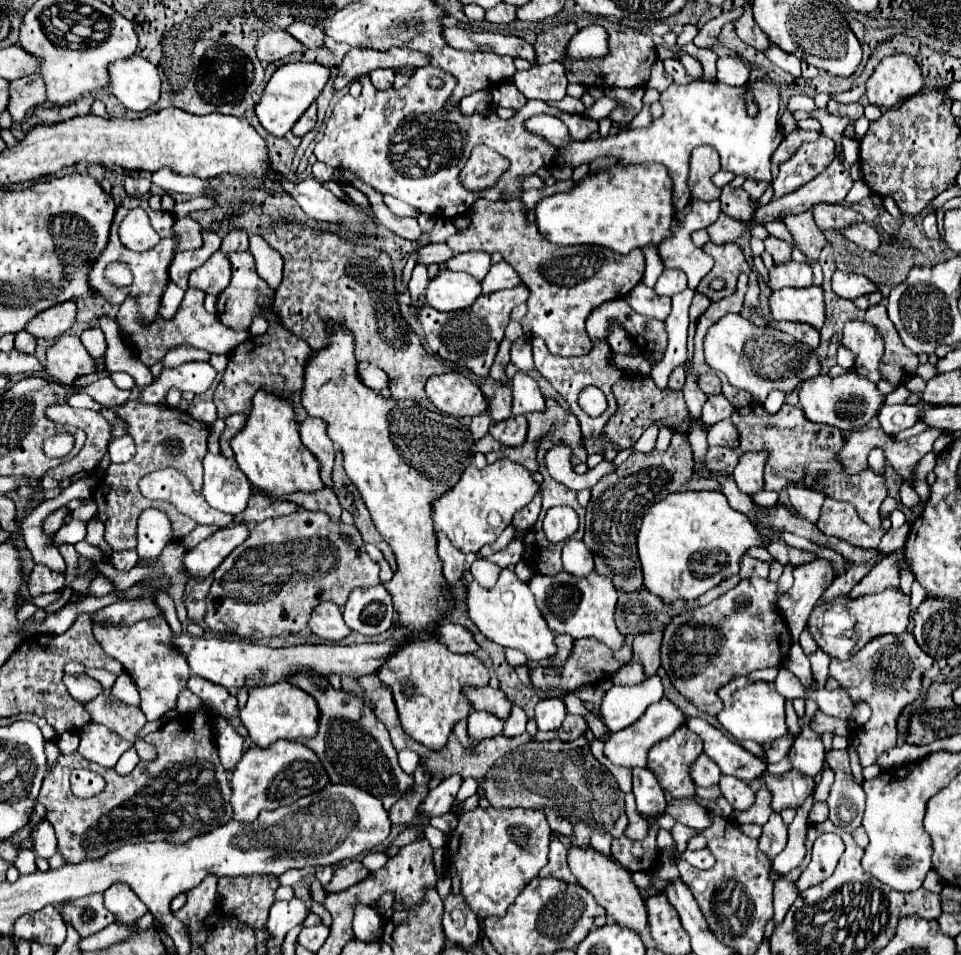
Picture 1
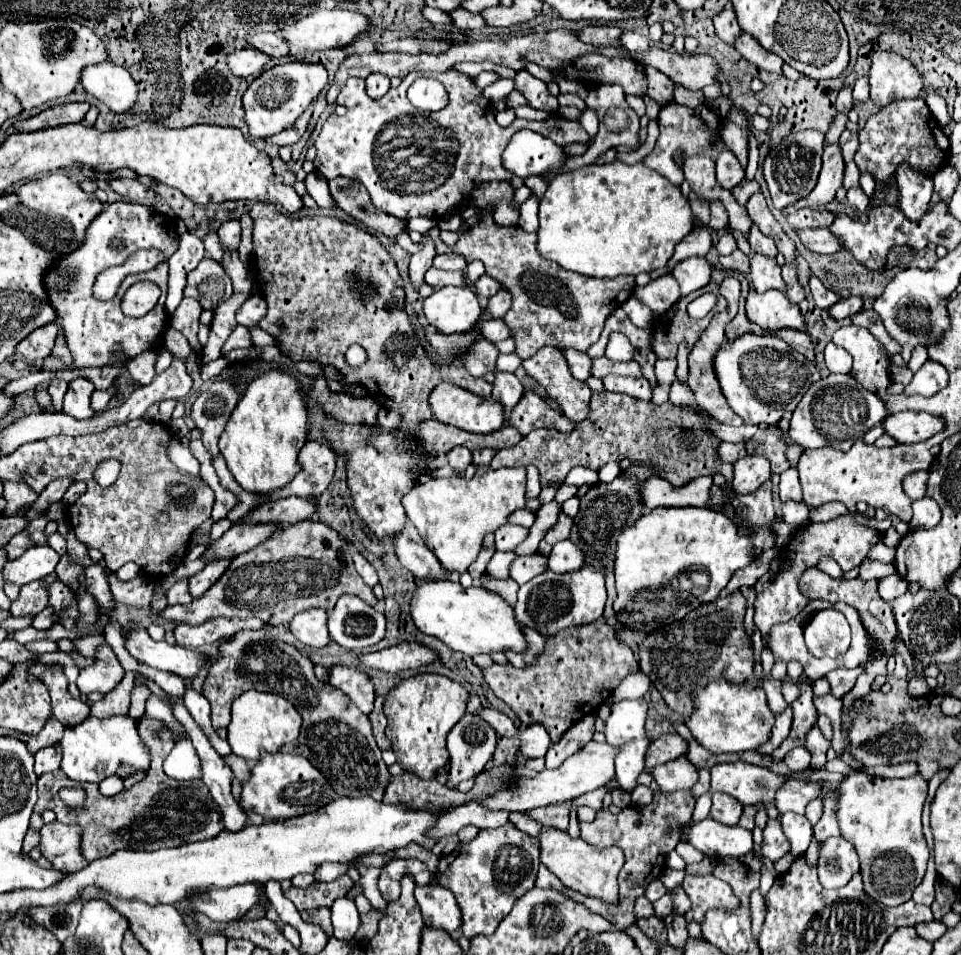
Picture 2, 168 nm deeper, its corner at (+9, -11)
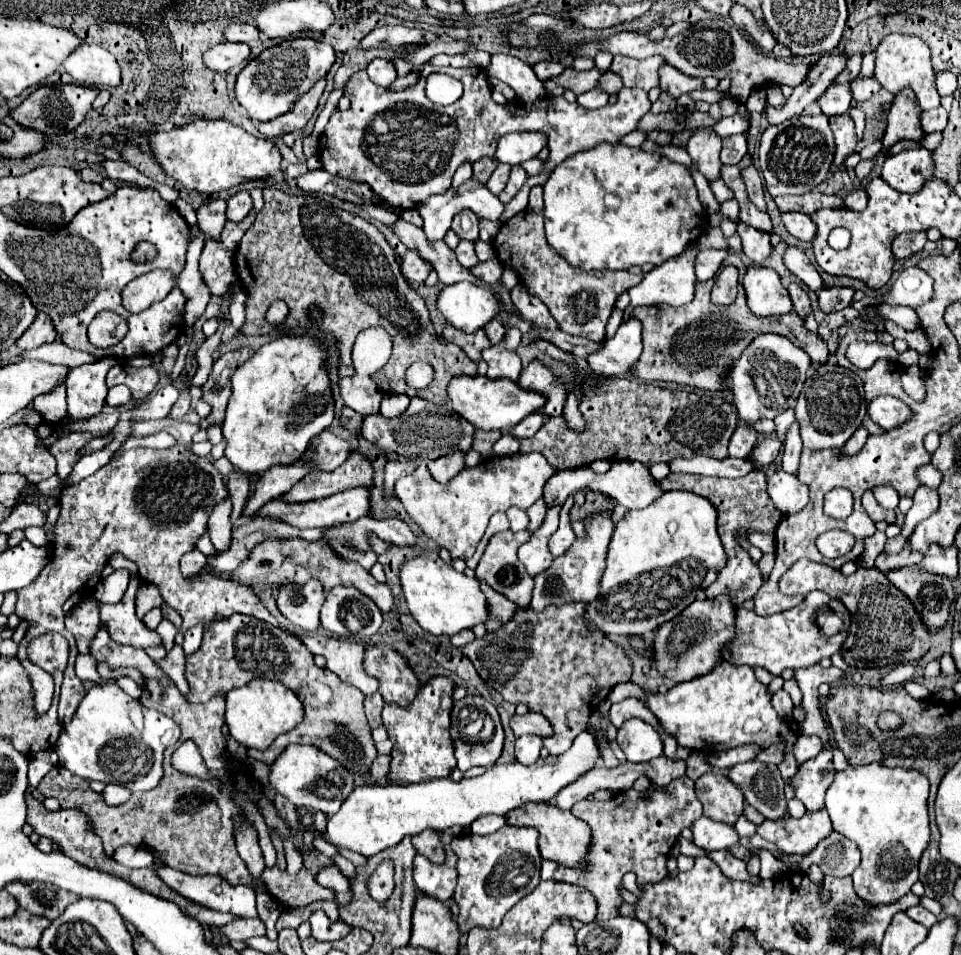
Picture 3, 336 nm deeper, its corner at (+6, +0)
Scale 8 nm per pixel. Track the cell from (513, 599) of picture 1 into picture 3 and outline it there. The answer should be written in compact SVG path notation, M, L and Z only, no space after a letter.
M422 552L420 556L406 560L400 566L398 576L410 614L430 634L452 636L464 628L472 628L478 622L484 624L488 618L486 598L478 588L478 580L468 578L462 572L456 572L452 566L444 564L438 552Z

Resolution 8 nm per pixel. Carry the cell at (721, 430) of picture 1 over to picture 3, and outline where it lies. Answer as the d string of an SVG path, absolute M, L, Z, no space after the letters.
M738 424L736 432L730 438L730 456L734 458L748 458L758 442L758 432L754 428L746 428L744 424Z

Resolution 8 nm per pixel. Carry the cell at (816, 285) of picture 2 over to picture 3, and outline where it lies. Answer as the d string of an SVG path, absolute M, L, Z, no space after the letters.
M788 246L784 252L784 266L796 276L800 278L810 290L820 290L822 288L822 278L818 274L818 270L808 262L806 254L802 250L798 250L796 246Z

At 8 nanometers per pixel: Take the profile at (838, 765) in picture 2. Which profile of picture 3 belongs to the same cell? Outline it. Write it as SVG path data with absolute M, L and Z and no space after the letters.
M752 760L732 766L726 776L742 790L746 802L754 806L766 820L780 820L788 814L784 782L778 766Z

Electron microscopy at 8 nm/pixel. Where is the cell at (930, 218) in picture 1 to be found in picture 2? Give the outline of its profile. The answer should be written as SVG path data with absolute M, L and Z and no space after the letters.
M901 165L895 171L899 203L909 217L909 221L921 221L921 217L929 209L929 199L933 195L933 177L925 177L923 173L913 171L909 165Z

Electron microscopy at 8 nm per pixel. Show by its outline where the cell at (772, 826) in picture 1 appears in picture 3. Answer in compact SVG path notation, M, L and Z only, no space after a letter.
M826 810L808 812L798 820L792 816L778 822L764 820L756 828L756 834L774 842L782 852L788 854L810 854L830 832L832 822Z

